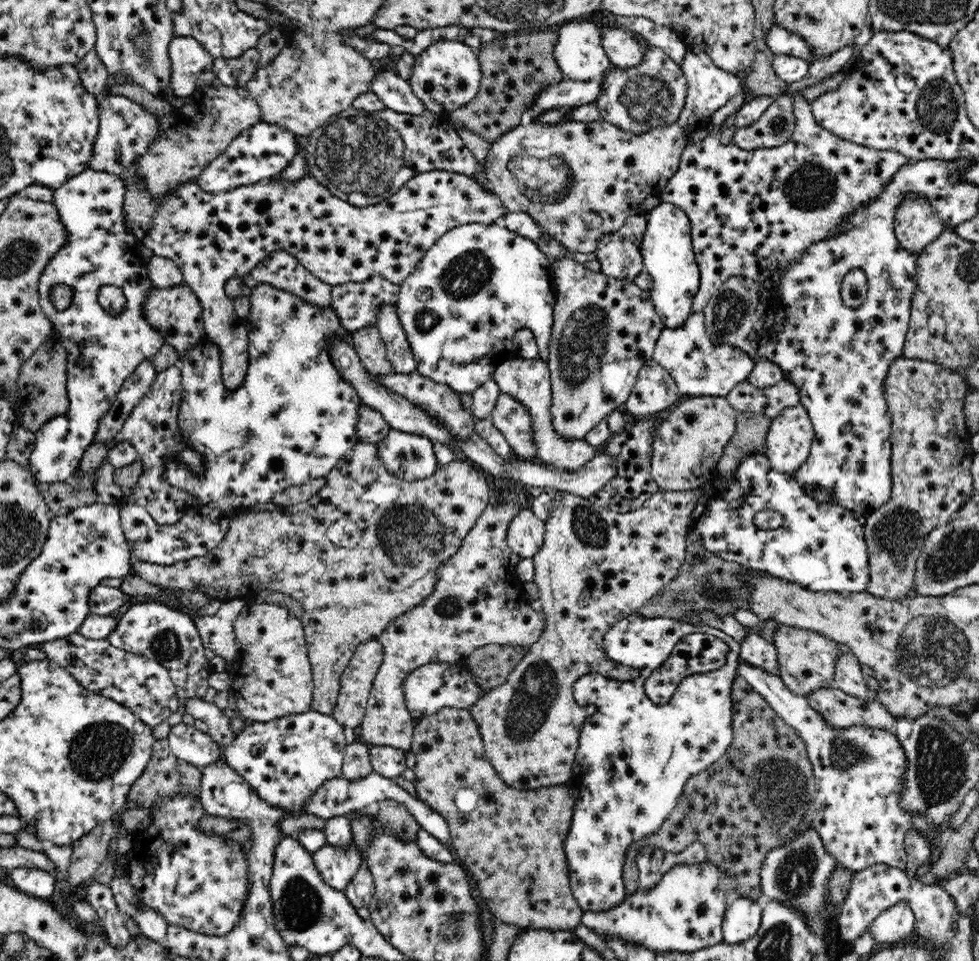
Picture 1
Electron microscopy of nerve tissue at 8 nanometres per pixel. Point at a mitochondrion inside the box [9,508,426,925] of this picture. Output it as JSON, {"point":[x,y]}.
{"point":[99,751]}

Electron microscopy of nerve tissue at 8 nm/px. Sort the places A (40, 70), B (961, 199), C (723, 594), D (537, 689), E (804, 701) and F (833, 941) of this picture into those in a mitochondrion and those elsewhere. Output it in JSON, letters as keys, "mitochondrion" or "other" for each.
{"A":"other","B":"mitochondrion","C":"other","D":"mitochondrion","E":"other","F":"other"}

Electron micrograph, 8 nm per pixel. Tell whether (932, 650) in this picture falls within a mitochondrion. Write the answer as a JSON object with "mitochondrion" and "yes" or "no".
{"mitochondrion":"yes"}

